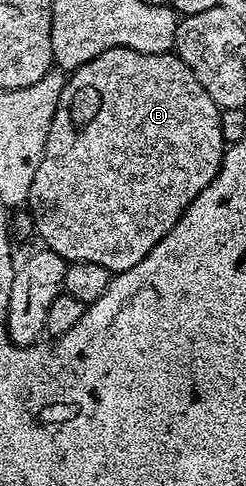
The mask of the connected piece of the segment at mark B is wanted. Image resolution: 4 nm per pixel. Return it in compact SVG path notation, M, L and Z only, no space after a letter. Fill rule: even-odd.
M116 46L110 50L104 50L95 60L85 62L77 70L68 75L67 84L59 96L59 104L55 108L55 116L51 120L51 128L47 132L47 144L43 148L43 160L39 160L39 168L35 171L35 180L31 183L31 192L27 203L28 213L31 215L31 226L42 238L44 245L54 250L59 256L65 258L66 263L79 260L91 260L91 264L103 264L110 272L120 272L127 268L135 268L171 228L185 215L185 210L215 180L215 176L221 171L221 161L225 159L227 144L223 140L223 128L221 127L221 107L207 96L203 84L187 68L184 60L177 57L176 53L144 54L135 52L131 48Z

